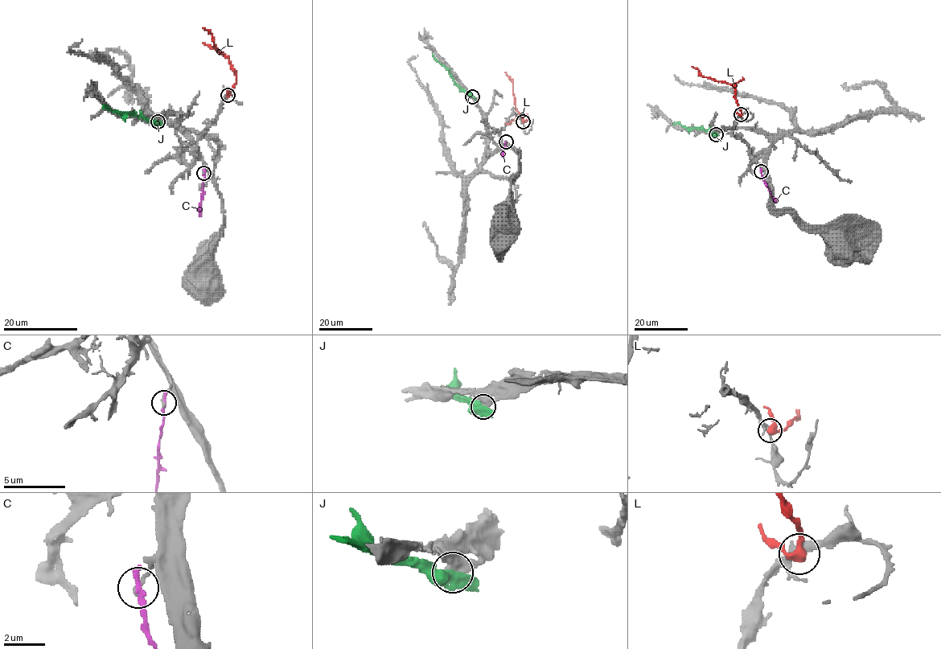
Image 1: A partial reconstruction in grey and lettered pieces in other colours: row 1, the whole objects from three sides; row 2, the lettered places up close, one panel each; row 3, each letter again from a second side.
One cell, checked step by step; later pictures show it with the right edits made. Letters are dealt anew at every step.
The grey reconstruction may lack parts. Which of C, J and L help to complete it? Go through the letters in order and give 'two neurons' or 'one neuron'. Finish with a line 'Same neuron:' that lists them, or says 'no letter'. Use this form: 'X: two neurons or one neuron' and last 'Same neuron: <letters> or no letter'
C: two neurons
J: two neurons
L: two neurons
Same neuron: no letter

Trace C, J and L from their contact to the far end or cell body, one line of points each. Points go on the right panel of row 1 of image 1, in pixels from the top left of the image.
C: (761, 170), (763, 181), (776, 203)
J: (715, 133), (703, 129), (683, 127), (677, 122), (672, 124)
L: (741, 114), (735, 96), (735, 86), (703, 76), (692, 66)

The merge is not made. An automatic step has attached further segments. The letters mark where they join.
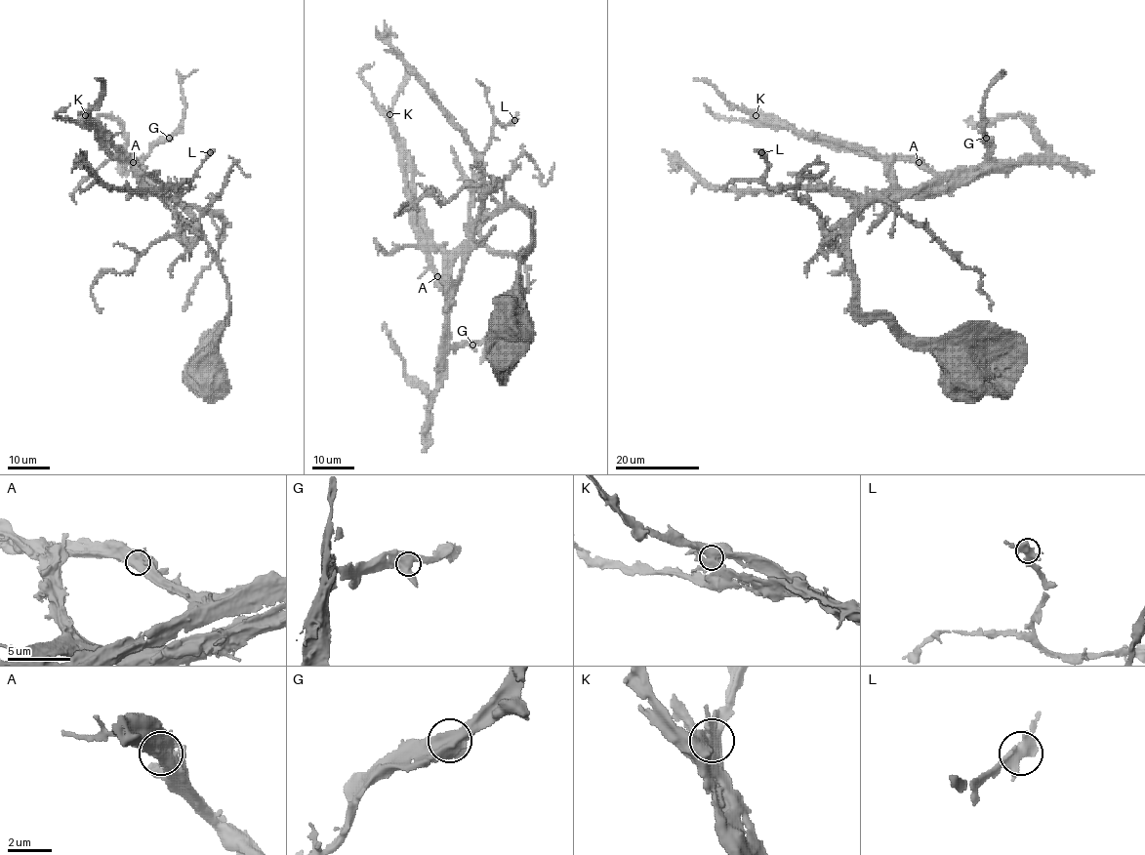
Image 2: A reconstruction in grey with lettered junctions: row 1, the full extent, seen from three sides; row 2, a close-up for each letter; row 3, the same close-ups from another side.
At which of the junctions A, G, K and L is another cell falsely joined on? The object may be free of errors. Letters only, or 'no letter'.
K

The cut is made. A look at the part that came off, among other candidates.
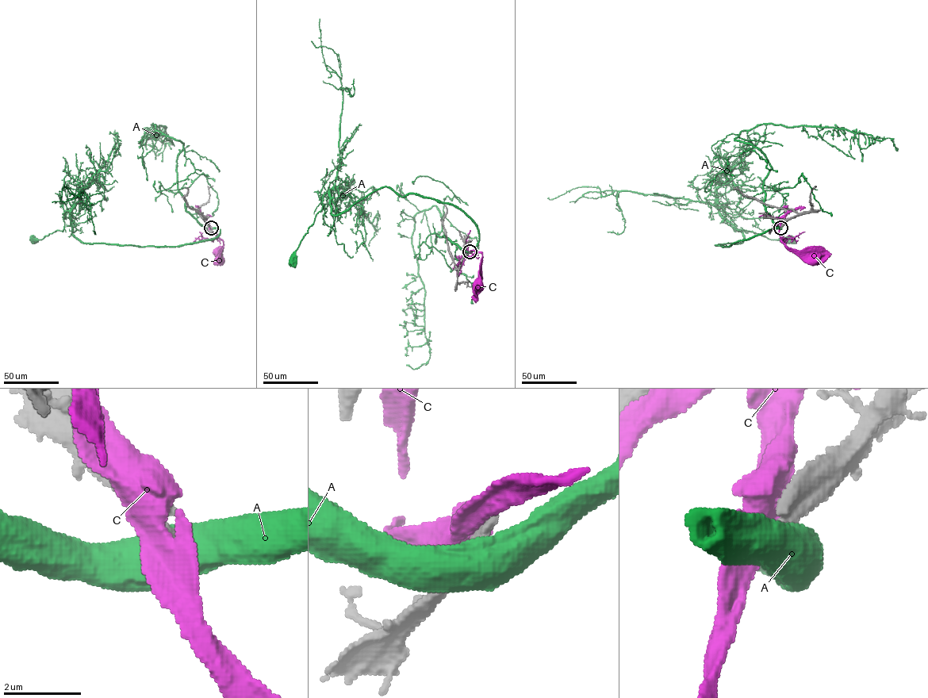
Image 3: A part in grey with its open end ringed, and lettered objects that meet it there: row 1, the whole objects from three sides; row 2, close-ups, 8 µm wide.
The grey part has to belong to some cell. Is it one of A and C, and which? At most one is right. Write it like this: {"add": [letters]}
{"add": []}

